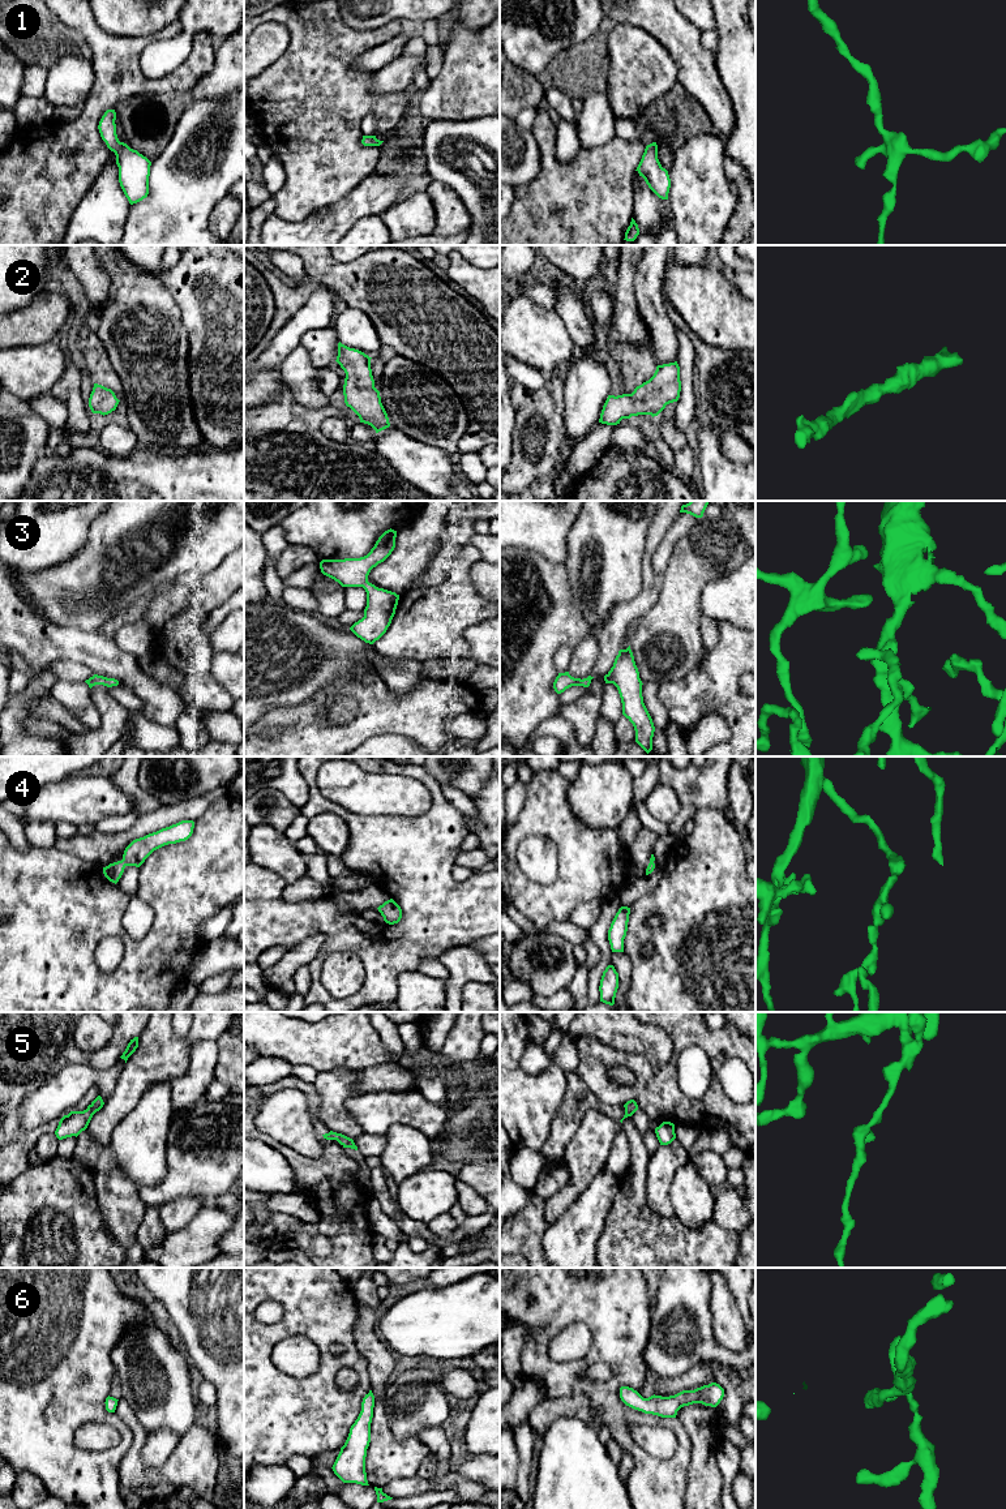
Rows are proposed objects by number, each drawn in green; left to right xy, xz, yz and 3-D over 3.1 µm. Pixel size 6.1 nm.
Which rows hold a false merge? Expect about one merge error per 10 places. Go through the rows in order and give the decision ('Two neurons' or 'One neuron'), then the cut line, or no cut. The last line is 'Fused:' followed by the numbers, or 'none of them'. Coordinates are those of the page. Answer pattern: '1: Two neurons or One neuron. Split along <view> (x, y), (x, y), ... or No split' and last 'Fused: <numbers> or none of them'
1: One neuron. No split
2: One neuron. No split
3: One neuron. No split
4: One neuron. No split
5: One neuron. No split
6: One neuron. No split
Fused: none of them

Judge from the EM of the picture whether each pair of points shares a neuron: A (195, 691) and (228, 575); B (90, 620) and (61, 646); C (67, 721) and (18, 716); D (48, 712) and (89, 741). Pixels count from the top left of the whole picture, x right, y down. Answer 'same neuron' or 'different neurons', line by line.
A: same neuron
B: different neurons
C: different neurons
D: different neurons

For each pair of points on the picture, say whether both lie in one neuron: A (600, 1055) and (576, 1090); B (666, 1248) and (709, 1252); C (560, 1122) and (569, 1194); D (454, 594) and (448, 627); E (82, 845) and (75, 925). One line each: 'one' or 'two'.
A: two
B: one
C: two
D: one
E: two

